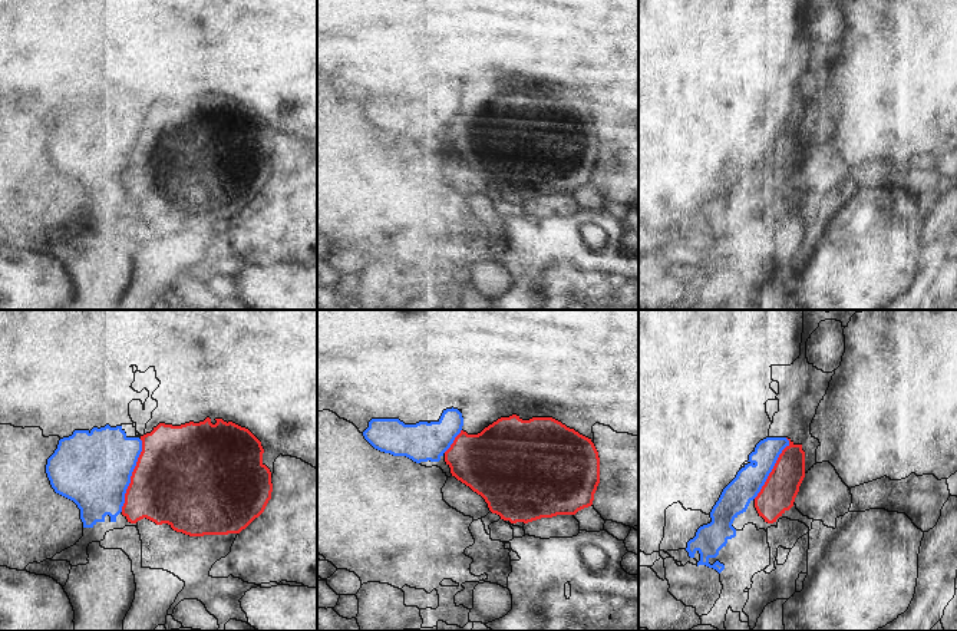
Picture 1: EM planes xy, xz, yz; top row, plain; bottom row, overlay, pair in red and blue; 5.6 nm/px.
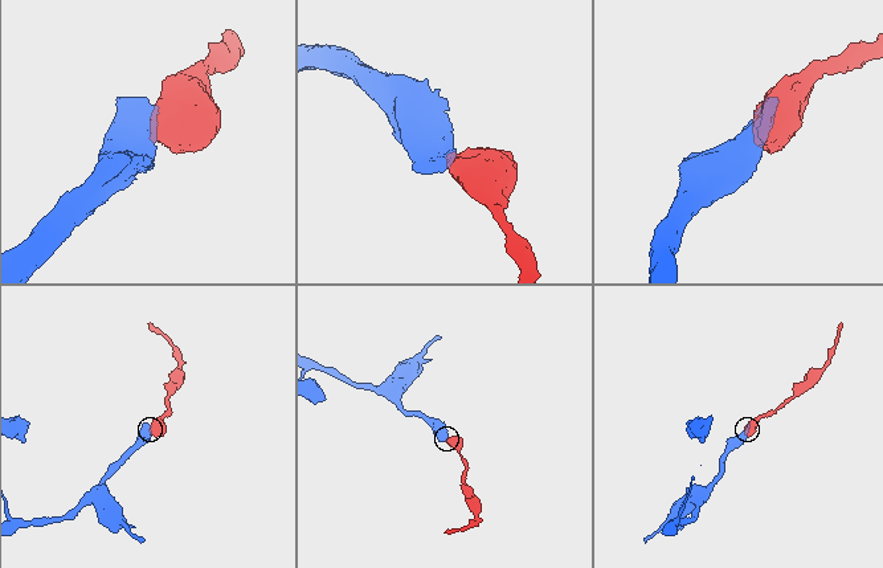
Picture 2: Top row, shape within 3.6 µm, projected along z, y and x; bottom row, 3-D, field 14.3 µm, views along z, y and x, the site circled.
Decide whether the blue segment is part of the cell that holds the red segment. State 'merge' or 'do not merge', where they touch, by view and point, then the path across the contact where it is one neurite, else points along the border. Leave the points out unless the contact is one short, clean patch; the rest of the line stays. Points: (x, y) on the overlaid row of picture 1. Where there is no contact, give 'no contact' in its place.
do not merge; contact xy (132, 475); border xy (141, 439), (141, 453), (121, 511)

